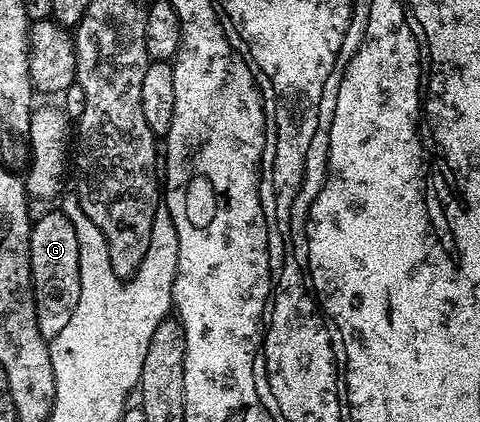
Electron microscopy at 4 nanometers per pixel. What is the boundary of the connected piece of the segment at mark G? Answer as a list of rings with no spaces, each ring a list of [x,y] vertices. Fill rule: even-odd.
[[[63,210],[48,211],[41,219],[37,218],[32,225],[30,233],[30,269],[32,270],[32,288],[34,289],[34,301],[36,302],[36,316],[38,317],[38,329],[42,337],[51,341],[62,333],[62,329],[70,321],[70,313],[74,313],[74,305],[78,305],[78,293],[80,292],[80,270],[78,269],[78,235],[74,225],[64,215]]]

